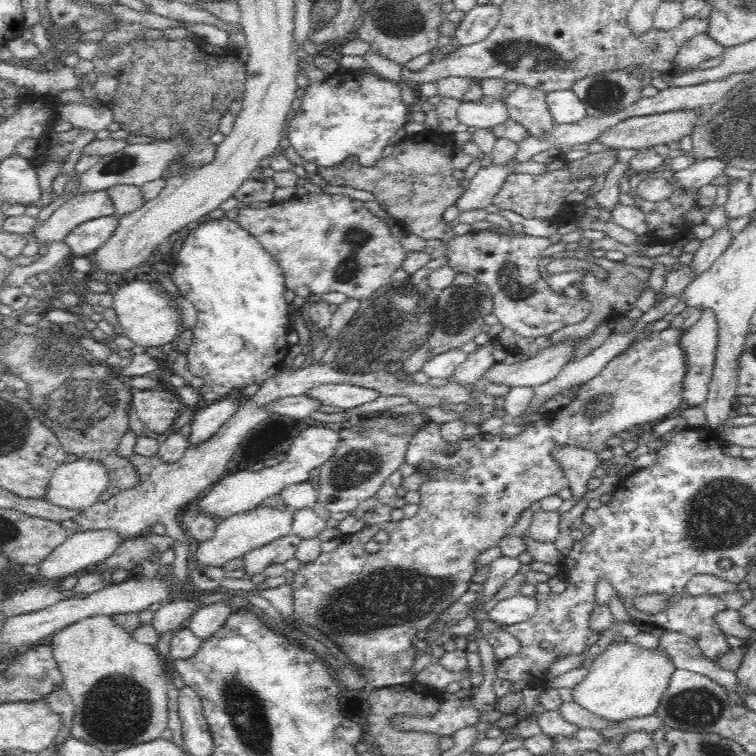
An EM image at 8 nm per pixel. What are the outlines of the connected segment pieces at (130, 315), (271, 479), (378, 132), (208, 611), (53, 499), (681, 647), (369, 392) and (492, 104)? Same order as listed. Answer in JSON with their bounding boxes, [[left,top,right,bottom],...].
[[113,280,183,348],[194,426,339,519],[286,69,411,168],[186,602,231,642],[42,458,109,512],[658,629,739,692],[307,384,381,410],[457,94,511,128]]

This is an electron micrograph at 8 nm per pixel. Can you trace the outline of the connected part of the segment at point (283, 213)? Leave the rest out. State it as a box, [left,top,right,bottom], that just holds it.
[237,193,406,304]

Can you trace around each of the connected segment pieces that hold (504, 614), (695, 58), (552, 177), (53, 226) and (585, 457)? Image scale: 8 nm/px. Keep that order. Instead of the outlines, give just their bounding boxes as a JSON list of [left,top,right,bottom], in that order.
[[483,593,538,626],[675,33,724,71],[493,166,579,224],[33,191,116,243],[554,448,602,499]]

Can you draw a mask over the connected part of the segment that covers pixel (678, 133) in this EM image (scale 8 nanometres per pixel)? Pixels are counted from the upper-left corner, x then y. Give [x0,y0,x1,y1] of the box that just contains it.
[594,109,696,150]

